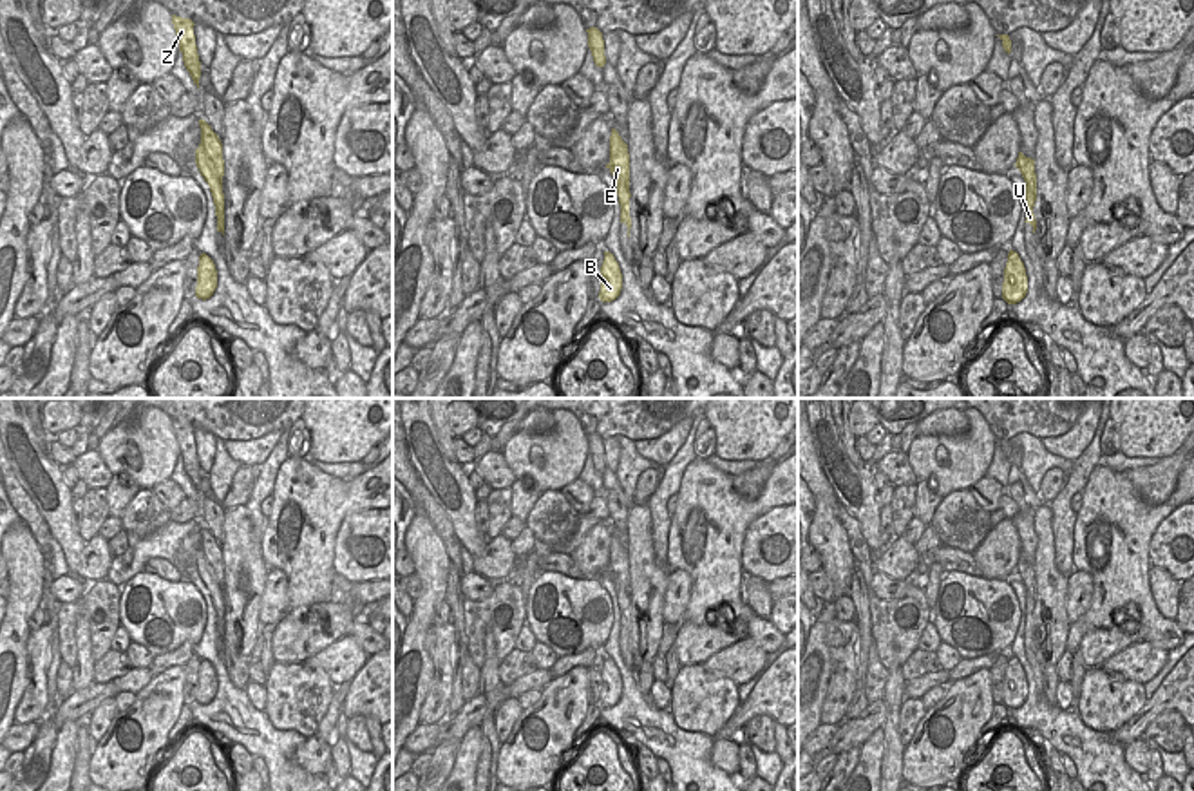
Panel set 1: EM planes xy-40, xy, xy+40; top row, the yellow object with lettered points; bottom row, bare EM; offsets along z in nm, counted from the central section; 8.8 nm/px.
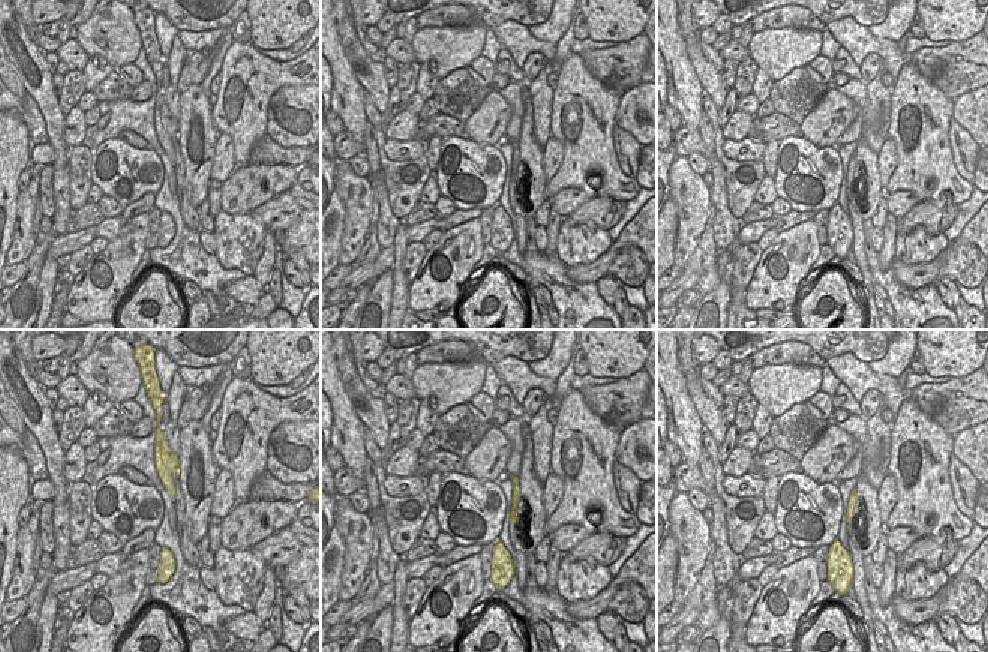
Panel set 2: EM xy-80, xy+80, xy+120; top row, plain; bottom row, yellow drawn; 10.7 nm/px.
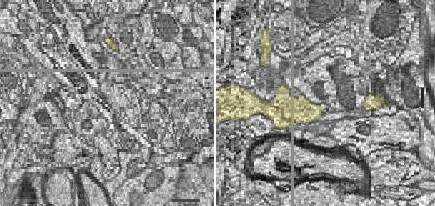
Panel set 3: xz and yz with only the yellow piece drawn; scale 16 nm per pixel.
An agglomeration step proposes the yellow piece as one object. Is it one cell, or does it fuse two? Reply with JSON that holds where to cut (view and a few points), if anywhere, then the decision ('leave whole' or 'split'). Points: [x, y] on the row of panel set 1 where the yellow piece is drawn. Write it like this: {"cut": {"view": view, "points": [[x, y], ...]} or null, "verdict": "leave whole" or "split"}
{"cut": {"view": "xy", "points": [[619, 178], [628, 189]]}, "verdict": "split"}

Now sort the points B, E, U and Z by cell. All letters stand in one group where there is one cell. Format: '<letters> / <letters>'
B U / E Z

